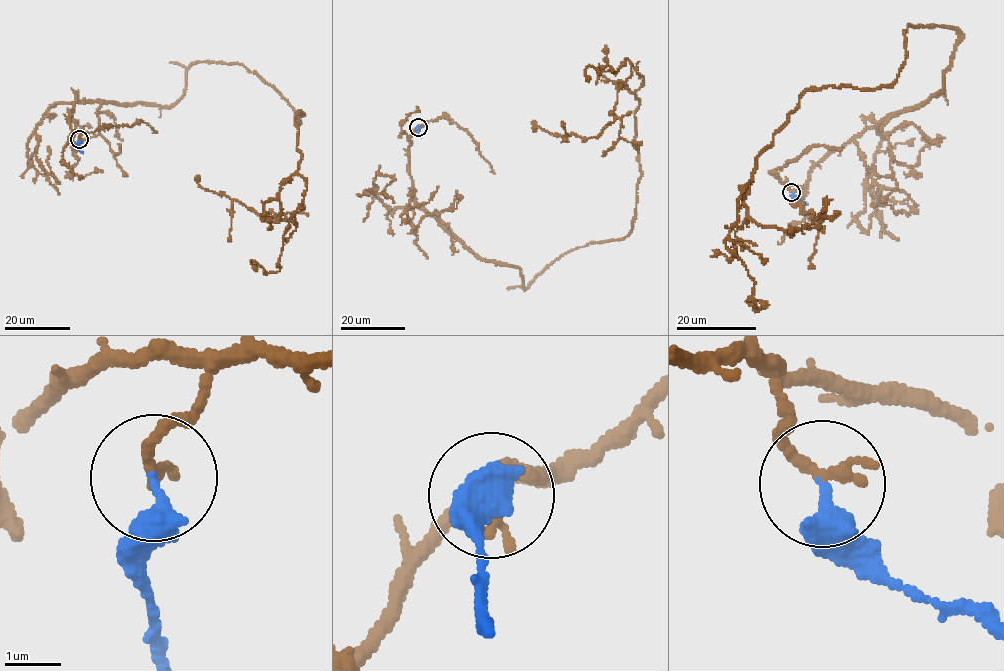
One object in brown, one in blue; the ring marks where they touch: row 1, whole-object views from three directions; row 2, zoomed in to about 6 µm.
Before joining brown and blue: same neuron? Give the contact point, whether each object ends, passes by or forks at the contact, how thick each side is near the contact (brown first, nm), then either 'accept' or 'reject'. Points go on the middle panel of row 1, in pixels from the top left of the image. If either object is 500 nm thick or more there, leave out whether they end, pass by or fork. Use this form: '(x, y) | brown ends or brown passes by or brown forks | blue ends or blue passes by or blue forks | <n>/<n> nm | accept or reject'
(418, 127) | brown ends | blue ends | 240/360 nm | accept

